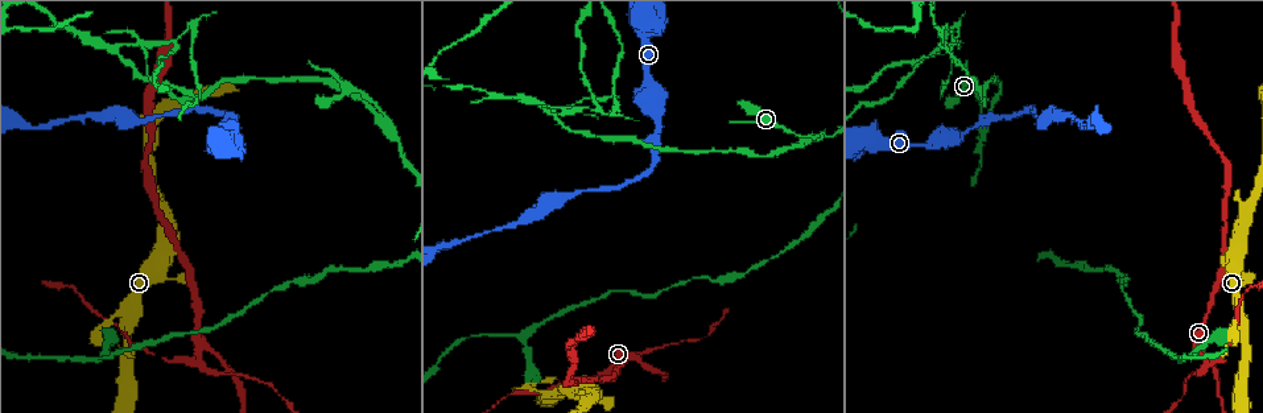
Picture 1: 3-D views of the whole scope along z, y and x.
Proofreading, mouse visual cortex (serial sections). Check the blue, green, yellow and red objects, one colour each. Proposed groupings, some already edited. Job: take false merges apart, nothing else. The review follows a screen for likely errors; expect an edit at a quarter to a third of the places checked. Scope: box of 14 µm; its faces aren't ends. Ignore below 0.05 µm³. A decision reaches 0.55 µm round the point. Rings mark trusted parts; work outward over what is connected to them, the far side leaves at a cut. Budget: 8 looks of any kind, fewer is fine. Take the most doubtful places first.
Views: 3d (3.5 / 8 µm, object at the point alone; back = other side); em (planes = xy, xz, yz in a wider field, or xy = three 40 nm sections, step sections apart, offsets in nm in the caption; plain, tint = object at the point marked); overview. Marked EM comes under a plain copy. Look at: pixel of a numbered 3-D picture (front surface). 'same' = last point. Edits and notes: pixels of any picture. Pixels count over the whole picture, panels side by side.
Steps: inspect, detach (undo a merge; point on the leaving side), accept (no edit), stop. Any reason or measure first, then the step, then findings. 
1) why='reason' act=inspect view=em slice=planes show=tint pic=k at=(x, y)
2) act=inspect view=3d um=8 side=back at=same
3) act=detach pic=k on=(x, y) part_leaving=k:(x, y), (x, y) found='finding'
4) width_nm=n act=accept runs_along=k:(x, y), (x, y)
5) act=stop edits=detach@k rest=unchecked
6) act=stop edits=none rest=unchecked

why='arms run side by side' act=inspect view=3d um=3.5 pic=1 at=(806, 136)

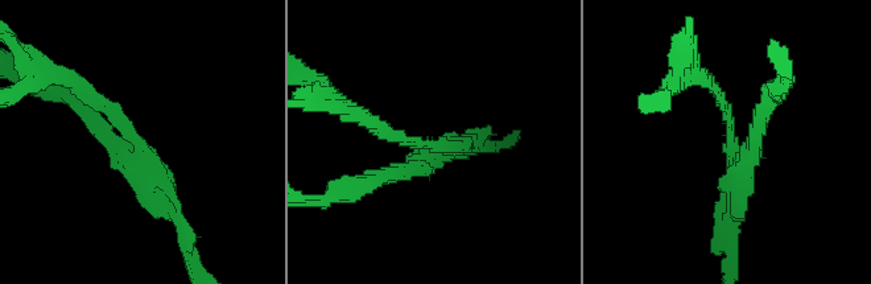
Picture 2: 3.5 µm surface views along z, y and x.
arms=3 arm_widths_nm=150,200,200 why='shape alone is not enough' act=inspect view=em slice=xy step=5 show=tint pic=2 at=(142, 149)

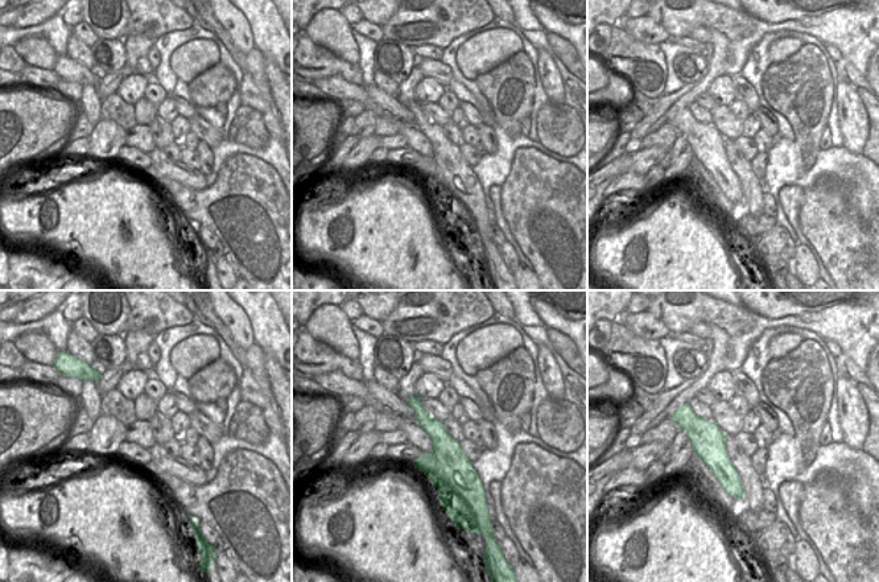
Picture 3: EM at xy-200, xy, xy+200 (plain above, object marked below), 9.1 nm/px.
why='cut it another way' act=inspect view=em slice=xy step=2 show=tint at=same

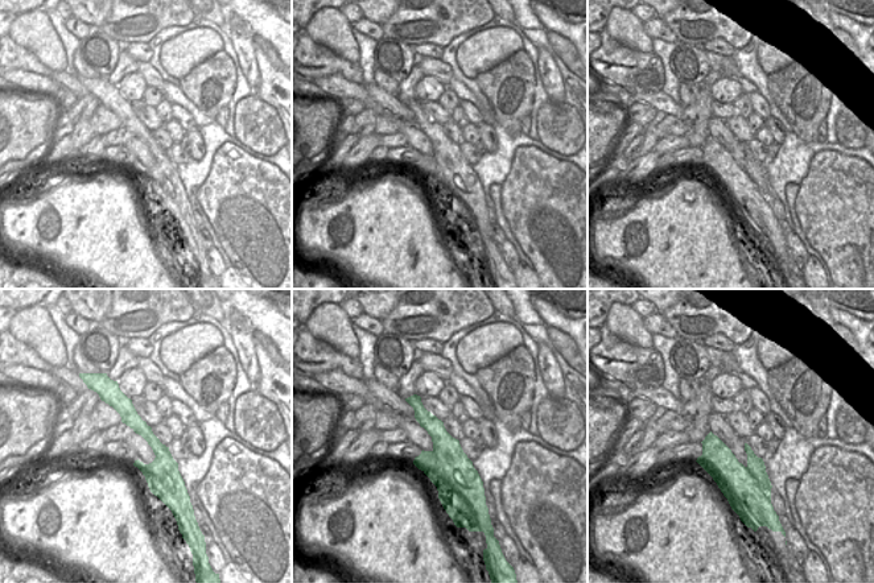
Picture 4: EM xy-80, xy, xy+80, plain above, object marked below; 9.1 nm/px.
act=detach pic=2 on=(752, 132) part_leaving=2:(737, 160), (751, 156), (777, 87) found='a second cell is stuck on'

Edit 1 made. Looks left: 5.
act=inspect view=overview

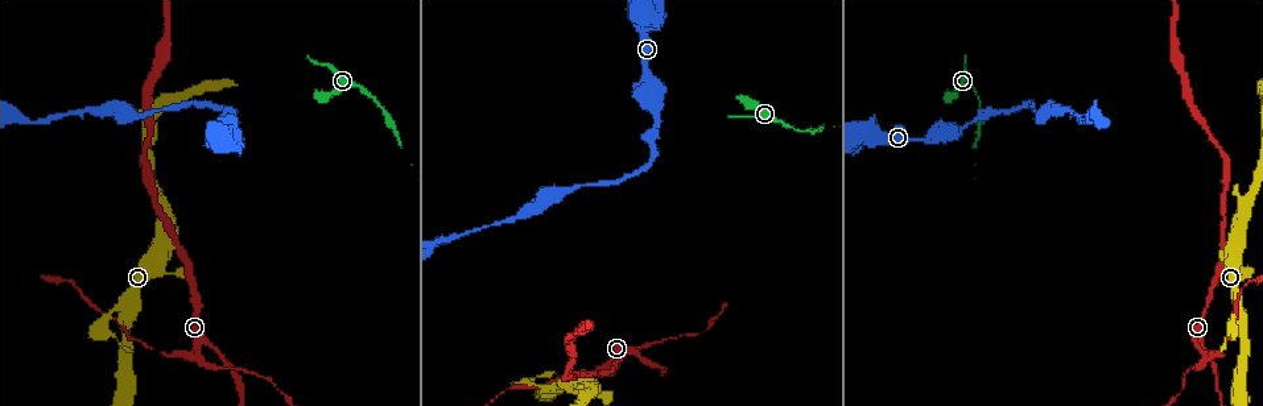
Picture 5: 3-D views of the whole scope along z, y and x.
why='abrupt turn' act=inspect view=3d um=8 pic=5 at=(1207, 358)

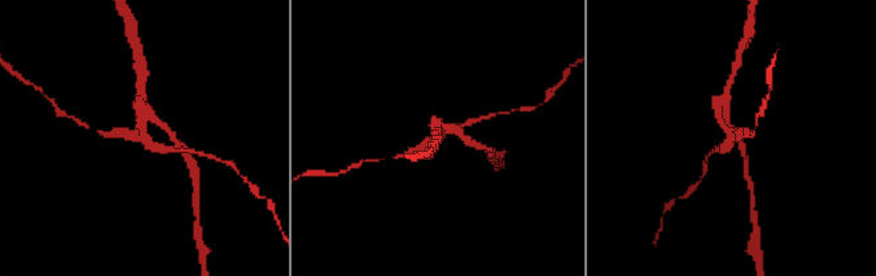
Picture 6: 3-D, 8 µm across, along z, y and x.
act=inspect view=3d um=3.5 pic=6 at=(144, 135)

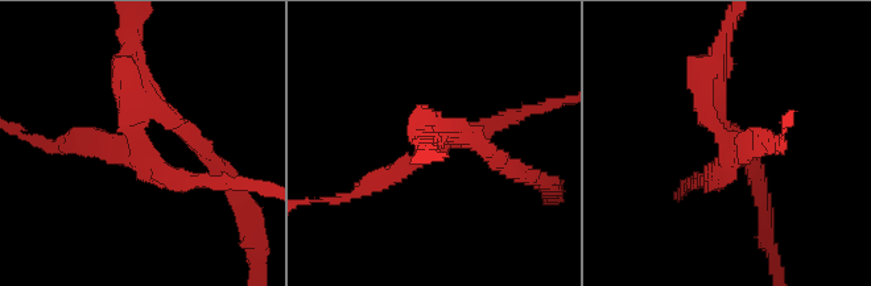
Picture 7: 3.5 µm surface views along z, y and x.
arms=3 arm_widths_nm=200,250,300 why='need the tissue' act=inspect view=em slice=xy step=2 show=tint pic=7 at=(730, 151)

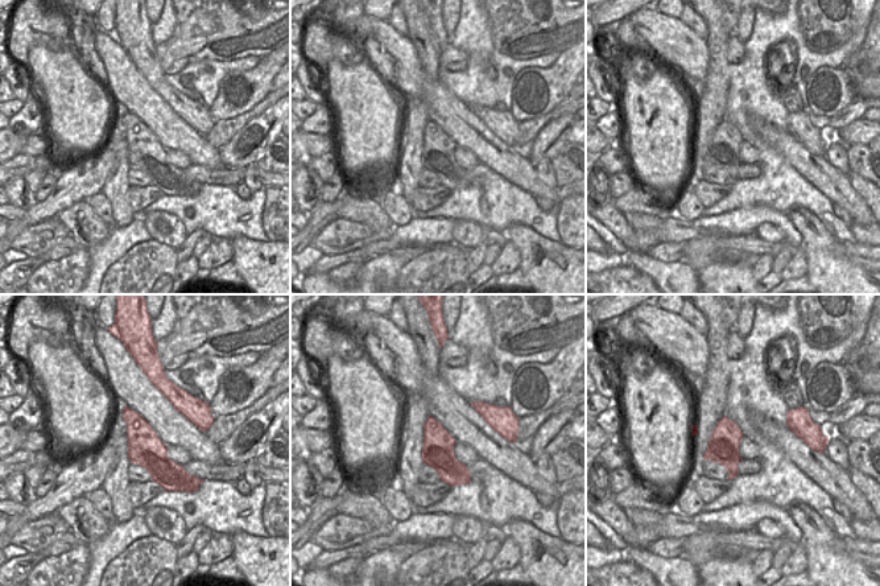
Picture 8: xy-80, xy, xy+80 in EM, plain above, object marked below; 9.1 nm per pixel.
act=detach pic=7 on=(157, 170) part_leaving=7:(129, 125), (133, 149), (53, 145) found='a second cell is stuck on'

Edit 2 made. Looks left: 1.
act=stop edits=detach@2,detach@7 rest=unchecked

